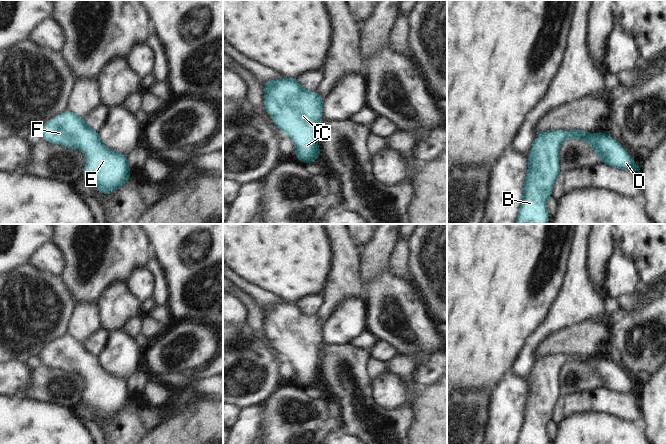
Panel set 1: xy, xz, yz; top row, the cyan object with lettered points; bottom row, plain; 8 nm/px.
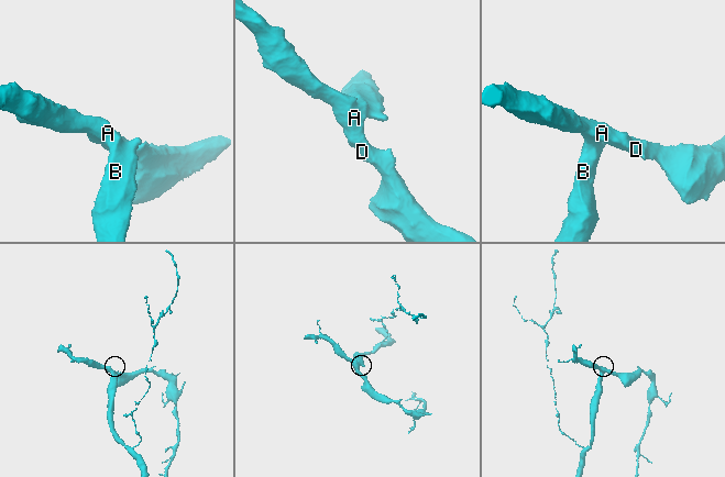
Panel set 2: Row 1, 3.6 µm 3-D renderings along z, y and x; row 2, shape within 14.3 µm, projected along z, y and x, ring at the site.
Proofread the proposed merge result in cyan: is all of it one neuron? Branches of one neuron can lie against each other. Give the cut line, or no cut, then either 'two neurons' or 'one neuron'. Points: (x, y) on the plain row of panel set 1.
no cut; one neuron

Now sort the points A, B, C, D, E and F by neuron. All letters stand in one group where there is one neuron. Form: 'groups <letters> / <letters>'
groups A B C D E F

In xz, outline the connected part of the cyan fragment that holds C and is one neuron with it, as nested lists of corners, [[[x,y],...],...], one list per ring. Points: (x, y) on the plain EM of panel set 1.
[[[282,302],[264,306],[264,333],[273,346],[295,368],[294,379],[303,388],[316,386],[321,379],[318,371],[320,346],[324,343],[324,324],[318,316],[303,312],[297,302]]]

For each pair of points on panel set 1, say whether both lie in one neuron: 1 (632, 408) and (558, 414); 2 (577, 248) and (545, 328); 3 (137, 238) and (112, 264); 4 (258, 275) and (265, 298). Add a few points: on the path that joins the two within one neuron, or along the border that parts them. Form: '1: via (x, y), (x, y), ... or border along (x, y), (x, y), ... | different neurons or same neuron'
1: via (614, 404), (576, 403) | same neuron
2: via (577, 268), (577, 296), (565, 308) | same neuron
3: via (131, 244), (117, 258) | same neuron
4: border along (241, 276), (283, 298) | different neurons

